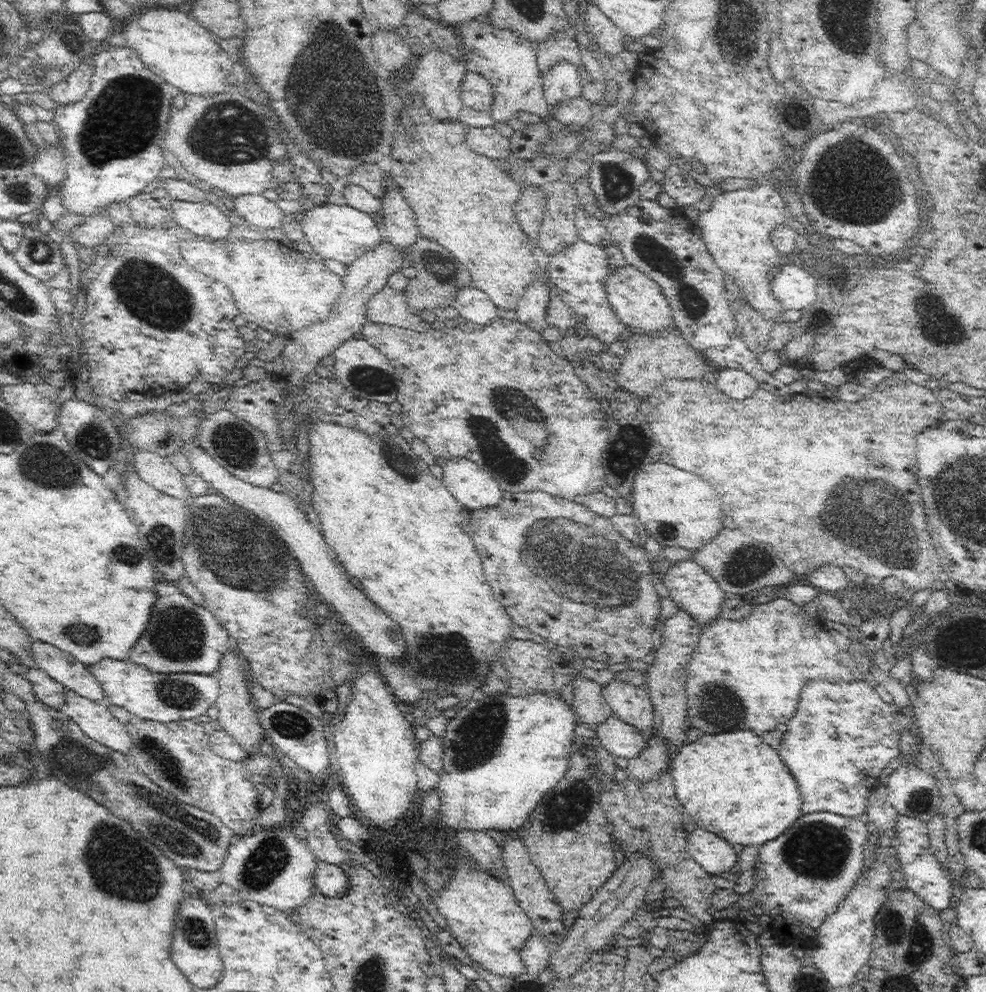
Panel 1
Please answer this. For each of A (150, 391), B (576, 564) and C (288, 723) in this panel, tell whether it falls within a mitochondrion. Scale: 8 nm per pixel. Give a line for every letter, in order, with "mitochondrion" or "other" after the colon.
A: other
B: mitochondrion
C: mitochondrion

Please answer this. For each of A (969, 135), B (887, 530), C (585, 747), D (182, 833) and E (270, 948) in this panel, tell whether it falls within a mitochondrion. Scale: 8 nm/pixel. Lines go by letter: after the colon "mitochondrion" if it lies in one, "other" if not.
A: other
B: mitochondrion
C: other
D: mitochondrion
E: other

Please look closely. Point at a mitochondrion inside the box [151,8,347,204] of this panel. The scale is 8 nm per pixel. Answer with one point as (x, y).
(229, 132)

